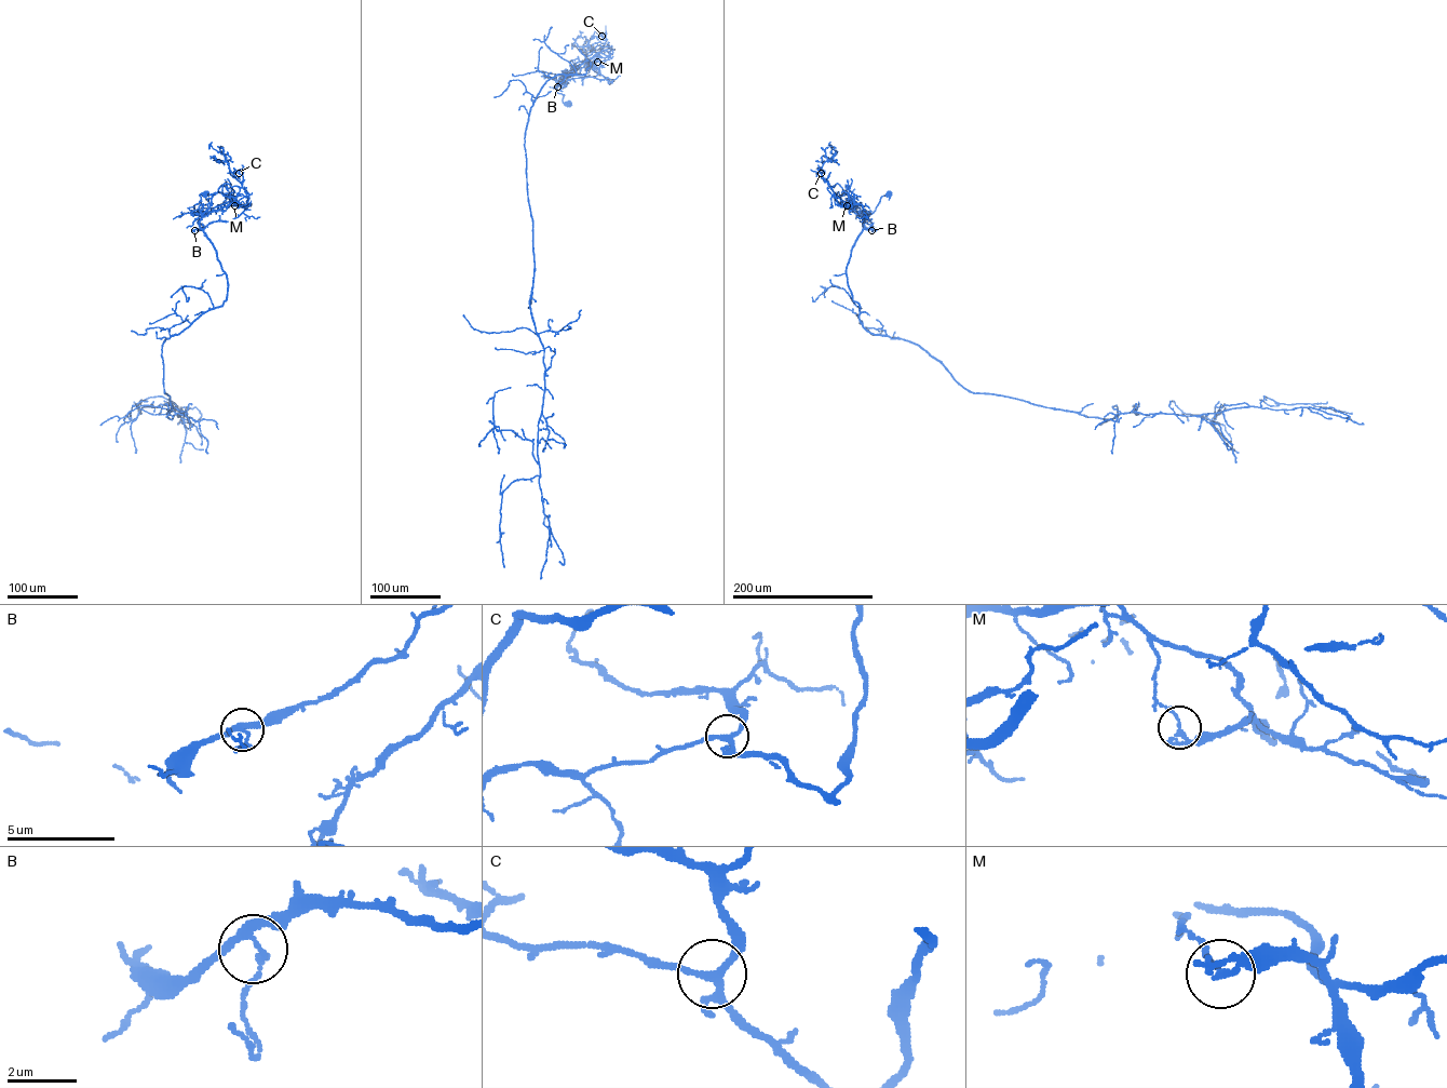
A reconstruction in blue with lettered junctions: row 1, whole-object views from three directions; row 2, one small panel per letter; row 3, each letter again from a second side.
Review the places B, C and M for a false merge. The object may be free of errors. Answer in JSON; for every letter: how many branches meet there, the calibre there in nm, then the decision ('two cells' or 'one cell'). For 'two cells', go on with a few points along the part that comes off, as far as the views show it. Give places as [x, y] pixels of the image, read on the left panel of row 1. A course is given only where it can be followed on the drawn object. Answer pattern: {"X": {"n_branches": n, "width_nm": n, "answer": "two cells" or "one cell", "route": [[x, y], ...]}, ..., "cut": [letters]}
{"B": {"n_branches": 3, "width_nm": 200, "answer": "one cell"}, "C": {"n_branches": 4, "width_nm": 190, "answer": "one cell"}, "M": {"n_branches": 4, "width_nm": 130, "answer": "two cells", "route": [[234, 205], [232, 201], [242, 180], [231, 172], [226, 161], [215, 159], [214, 156], [217, 161]]}, "cut": ["M"]}

